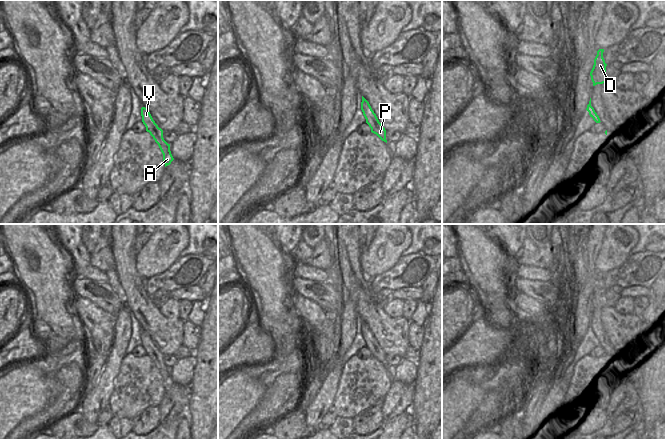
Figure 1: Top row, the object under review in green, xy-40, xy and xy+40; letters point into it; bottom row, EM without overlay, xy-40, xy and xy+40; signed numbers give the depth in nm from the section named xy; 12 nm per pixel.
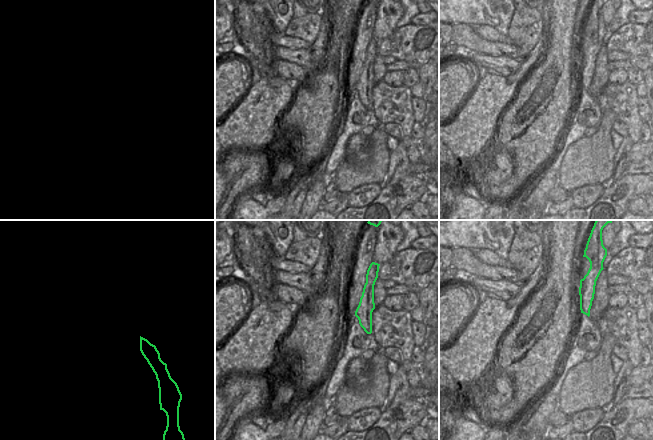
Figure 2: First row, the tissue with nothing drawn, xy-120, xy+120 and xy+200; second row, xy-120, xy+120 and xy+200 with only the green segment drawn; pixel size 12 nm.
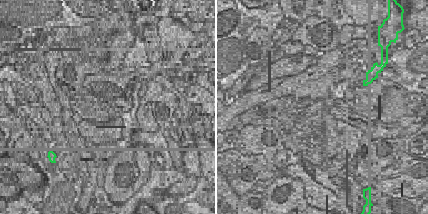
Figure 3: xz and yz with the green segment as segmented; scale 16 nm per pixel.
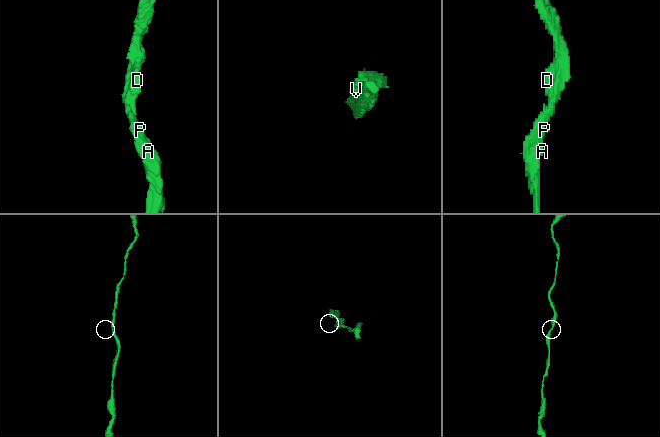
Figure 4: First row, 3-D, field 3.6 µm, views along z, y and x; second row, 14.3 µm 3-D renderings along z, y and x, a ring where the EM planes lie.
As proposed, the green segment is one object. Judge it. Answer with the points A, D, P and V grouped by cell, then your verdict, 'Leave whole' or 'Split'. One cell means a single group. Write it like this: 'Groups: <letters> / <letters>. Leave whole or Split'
Groups: A D P V. Leave whole

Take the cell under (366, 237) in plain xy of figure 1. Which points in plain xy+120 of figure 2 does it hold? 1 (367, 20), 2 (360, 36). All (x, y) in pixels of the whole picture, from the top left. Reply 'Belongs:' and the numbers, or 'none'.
Belongs: 1, 2

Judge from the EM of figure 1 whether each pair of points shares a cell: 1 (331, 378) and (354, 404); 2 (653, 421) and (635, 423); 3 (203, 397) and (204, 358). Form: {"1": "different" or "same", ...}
{"1": "different", "2": "different", "3": "same"}

